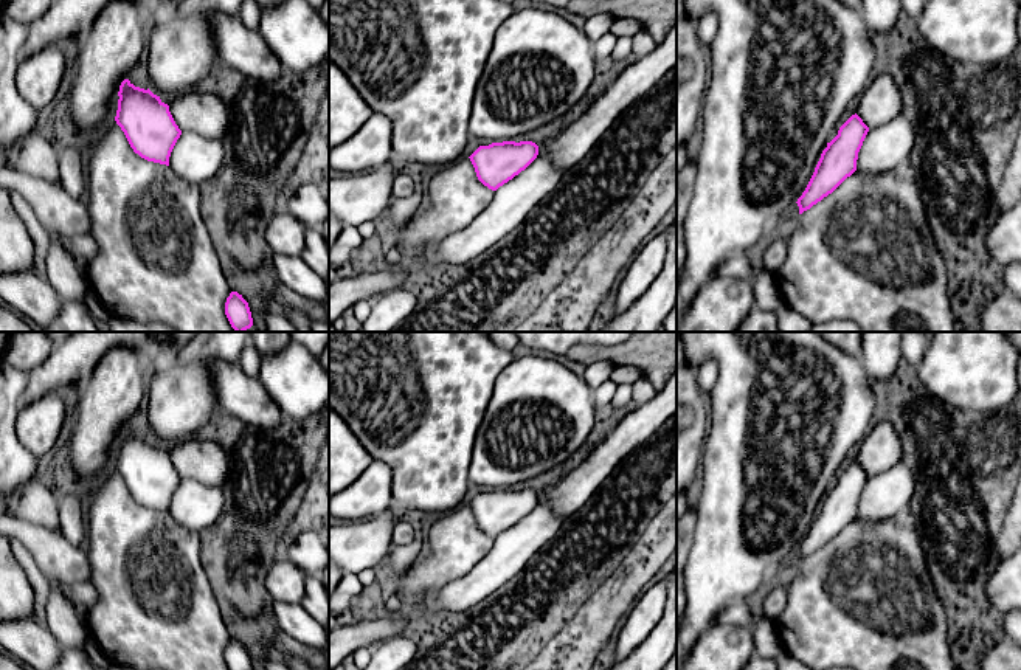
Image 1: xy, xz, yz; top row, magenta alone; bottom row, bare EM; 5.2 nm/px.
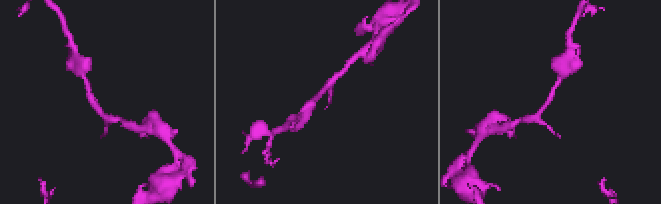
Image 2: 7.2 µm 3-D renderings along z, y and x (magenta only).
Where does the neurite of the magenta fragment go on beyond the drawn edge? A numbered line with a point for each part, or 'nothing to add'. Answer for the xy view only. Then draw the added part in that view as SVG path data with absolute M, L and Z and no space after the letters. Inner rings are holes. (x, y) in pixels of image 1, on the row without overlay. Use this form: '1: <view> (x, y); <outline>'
nothing to add

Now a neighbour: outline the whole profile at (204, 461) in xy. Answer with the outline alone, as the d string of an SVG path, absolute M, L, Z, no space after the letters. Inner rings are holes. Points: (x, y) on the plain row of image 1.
M199 437L172 444L169 459L182 479L191 479L220 489L230 473L230 461L225 450Z

